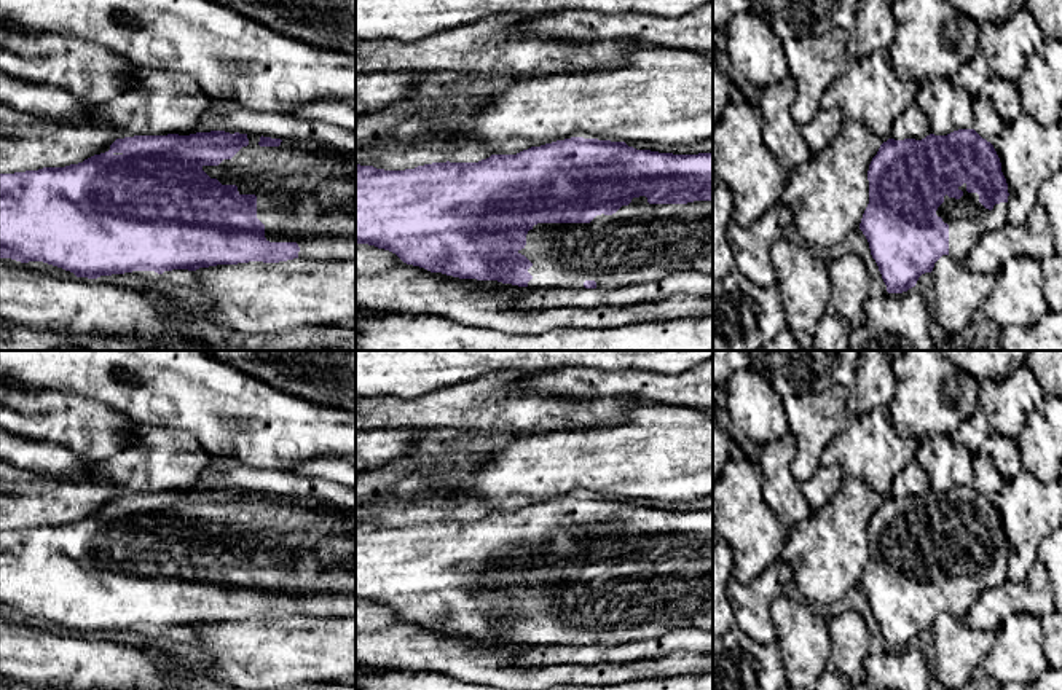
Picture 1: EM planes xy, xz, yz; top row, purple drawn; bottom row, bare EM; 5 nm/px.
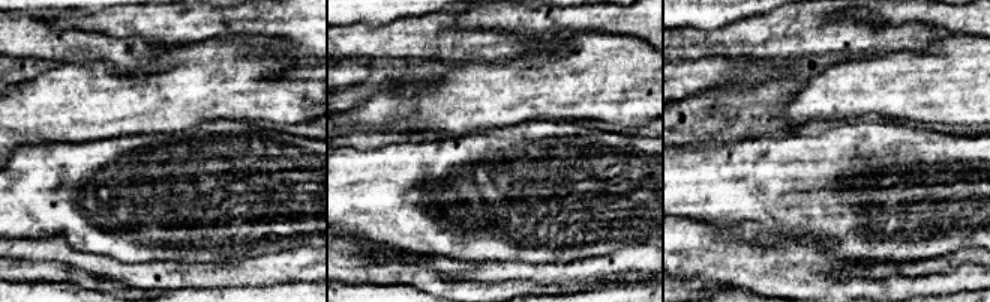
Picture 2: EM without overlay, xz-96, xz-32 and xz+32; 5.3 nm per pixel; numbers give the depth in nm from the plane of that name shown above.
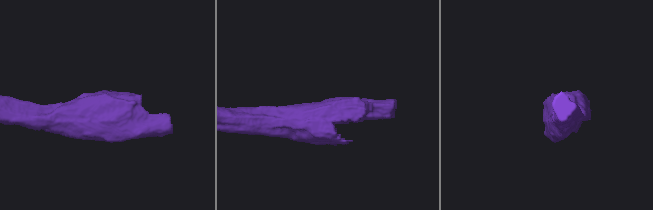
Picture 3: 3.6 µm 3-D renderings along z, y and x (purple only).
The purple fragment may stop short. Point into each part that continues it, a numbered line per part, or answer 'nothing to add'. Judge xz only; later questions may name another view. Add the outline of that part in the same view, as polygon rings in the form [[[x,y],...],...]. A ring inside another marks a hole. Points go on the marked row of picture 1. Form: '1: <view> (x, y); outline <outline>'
1: xz (641, 243); outline [[[639,196],[612,215],[596,215],[590,223],[537,223],[518,253],[533,263],[528,269],[531,288],[582,288],[585,280],[595,280],[596,288],[619,288],[654,282],[676,271],[713,272],[713,201],[649,204],[646,196]]]

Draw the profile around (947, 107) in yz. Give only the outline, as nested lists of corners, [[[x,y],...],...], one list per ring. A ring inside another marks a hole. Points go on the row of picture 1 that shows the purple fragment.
[[[931,78],[920,84],[915,104],[926,115],[934,135],[973,129],[973,99],[950,78]]]

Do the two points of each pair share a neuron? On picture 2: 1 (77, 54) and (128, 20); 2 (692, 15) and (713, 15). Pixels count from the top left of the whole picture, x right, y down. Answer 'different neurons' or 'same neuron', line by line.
1: different neurons
2: same neuron

